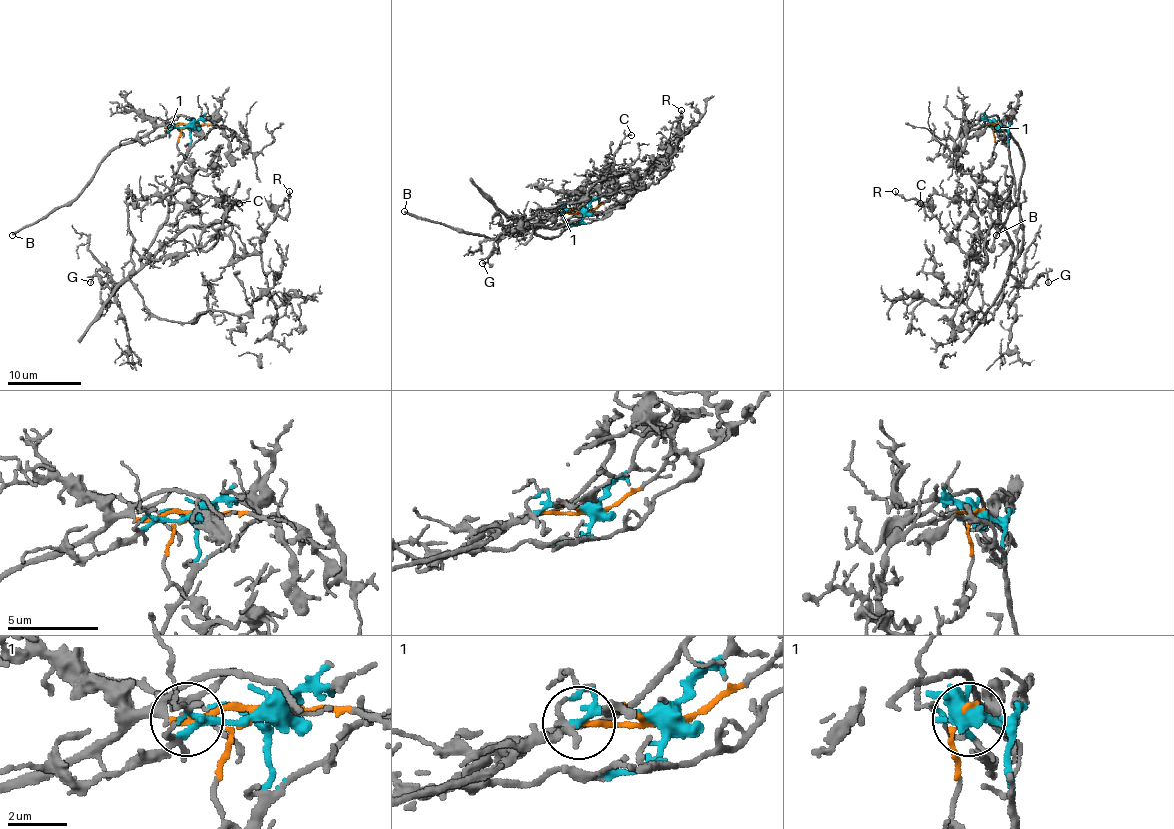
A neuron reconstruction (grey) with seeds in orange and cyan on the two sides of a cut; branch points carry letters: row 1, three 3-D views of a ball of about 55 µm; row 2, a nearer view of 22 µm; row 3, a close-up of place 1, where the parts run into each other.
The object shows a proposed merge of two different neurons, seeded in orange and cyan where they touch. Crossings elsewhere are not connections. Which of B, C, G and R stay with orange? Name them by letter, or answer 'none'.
B

